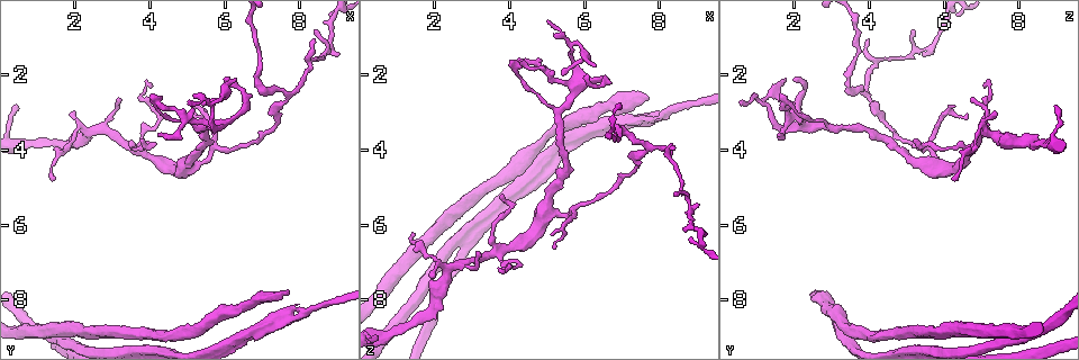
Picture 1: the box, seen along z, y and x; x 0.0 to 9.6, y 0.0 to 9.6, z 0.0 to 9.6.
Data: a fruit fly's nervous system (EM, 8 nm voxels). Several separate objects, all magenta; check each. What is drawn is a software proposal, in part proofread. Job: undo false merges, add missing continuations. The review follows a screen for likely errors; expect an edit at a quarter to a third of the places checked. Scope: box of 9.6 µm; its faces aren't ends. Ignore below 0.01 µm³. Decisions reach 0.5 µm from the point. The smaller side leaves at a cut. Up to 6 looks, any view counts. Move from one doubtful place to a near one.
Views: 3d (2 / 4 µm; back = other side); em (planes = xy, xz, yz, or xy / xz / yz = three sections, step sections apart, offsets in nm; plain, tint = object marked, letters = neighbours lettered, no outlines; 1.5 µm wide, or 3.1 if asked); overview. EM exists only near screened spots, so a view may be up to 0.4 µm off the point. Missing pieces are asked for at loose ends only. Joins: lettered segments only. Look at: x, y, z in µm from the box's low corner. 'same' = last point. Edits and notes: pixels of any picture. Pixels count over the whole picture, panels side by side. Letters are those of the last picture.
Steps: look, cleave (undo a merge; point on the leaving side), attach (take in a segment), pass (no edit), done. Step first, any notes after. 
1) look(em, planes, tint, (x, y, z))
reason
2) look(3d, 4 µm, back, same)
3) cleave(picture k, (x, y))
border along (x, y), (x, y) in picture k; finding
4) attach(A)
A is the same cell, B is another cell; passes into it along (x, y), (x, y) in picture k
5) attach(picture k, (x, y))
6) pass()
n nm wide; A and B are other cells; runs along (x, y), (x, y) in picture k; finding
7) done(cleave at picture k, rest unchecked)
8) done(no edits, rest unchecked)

look(em, planes, letters, (6.90, 2.30, 3.40))
sharp bend

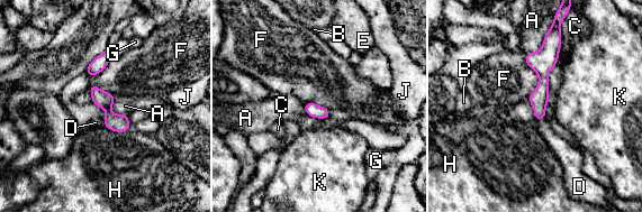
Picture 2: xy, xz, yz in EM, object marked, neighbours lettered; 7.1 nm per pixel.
pass()
F touches over 320 nm; A, B, C, D, E, F, G, H, J and K are other cells; runs along (548, 39), (537, 117) in picture 2; continuous, no second neuron

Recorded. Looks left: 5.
look(3d, 4 µm, (8.50, 1.10, 3.95))
thin end

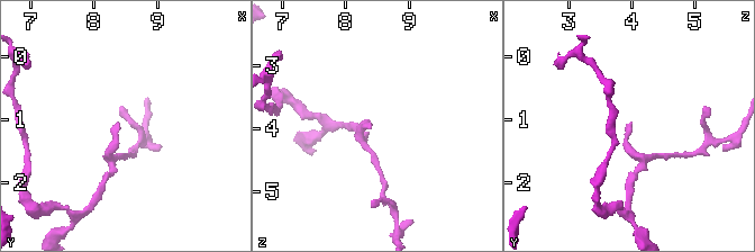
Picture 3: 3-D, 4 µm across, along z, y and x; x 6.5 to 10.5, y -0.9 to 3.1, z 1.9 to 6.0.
look(em, yz, step 4, tint, (8.45, 1.10, 3.95))
shape alone is not enough

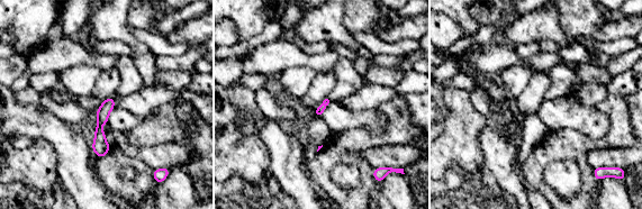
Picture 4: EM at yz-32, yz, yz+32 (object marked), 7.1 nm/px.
look(em, planes, letters, same)
cut it another way

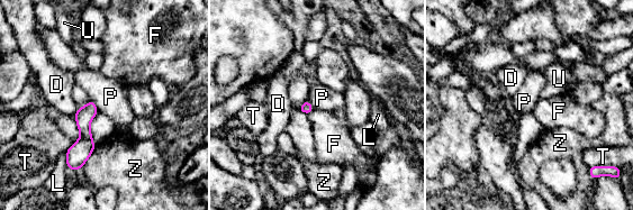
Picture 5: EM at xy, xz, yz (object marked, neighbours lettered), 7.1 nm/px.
pass()
80 nm wide; D, F, L, P, T, U and Z are other cells; runs along (91, 104), (84, 146), (73, 166) in picture 5; no lettered segment goes on from it

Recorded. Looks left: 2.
look(3d, 4 µm, (5.70, 3.40, 2.20))
four arms meet

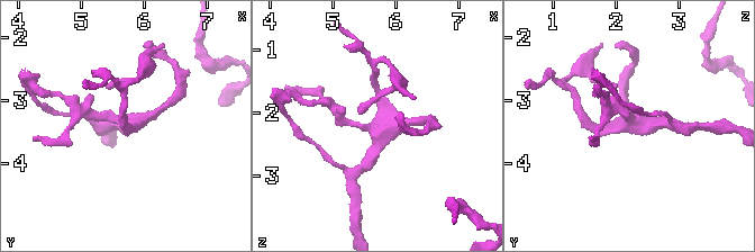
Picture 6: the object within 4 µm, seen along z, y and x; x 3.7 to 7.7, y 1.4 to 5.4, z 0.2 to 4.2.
look(em, planes, letters, (5.70, 3.40, 2.25))
4 arms

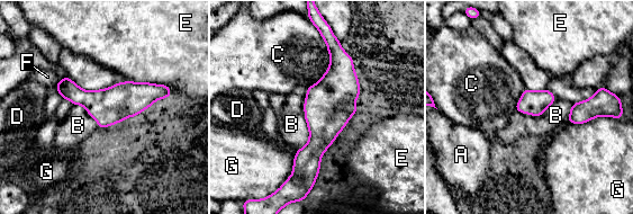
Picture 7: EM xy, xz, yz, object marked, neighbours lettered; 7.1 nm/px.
pass()
A, B, C, D, E, F and G are other cells; runs along (329, 42), (336, 91), (312, 176) in picture 7; all the same neuron

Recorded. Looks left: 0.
done(no edits, rest unchecked)

